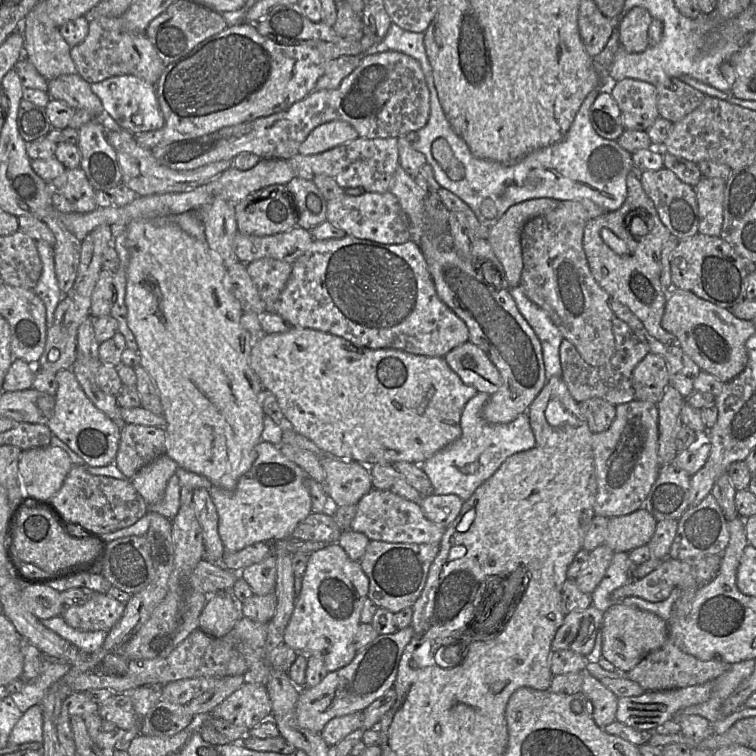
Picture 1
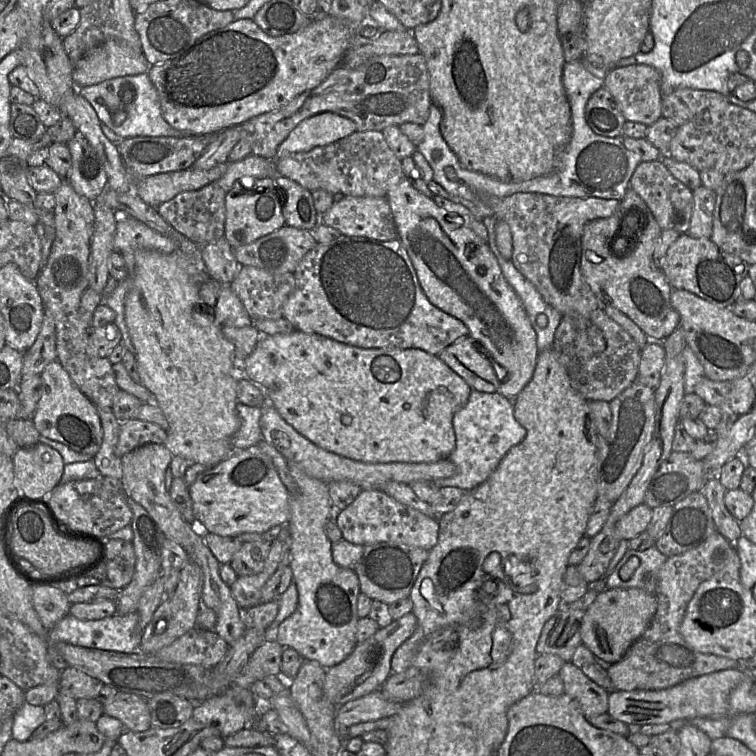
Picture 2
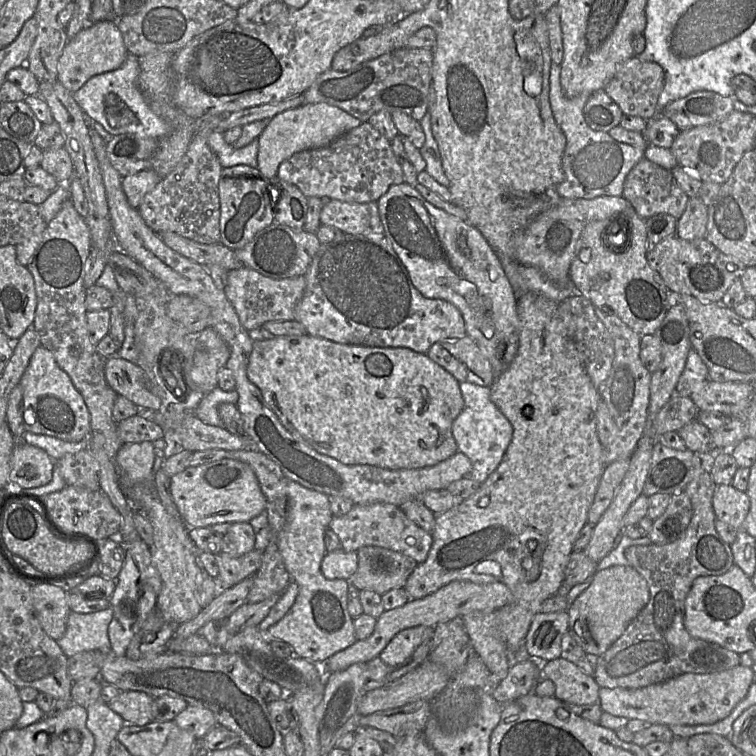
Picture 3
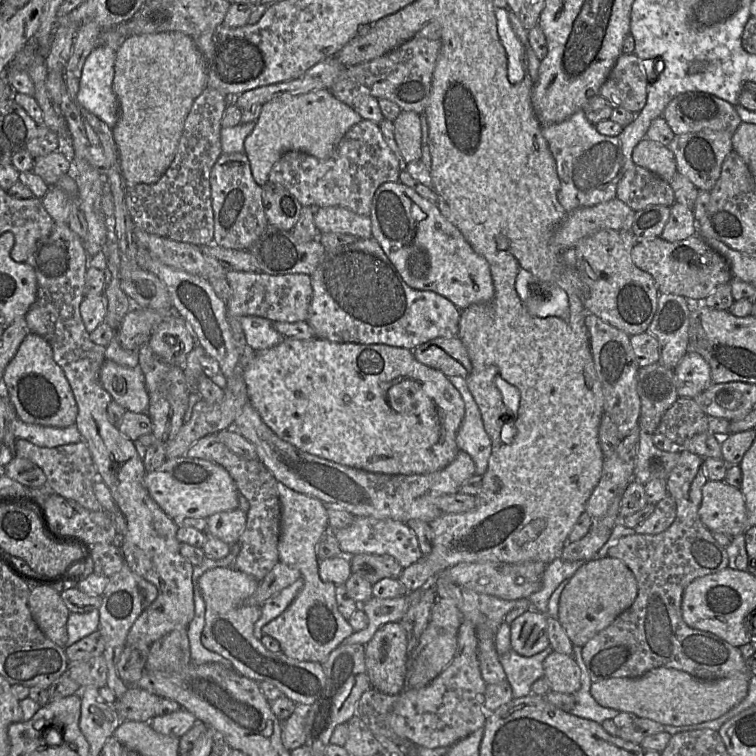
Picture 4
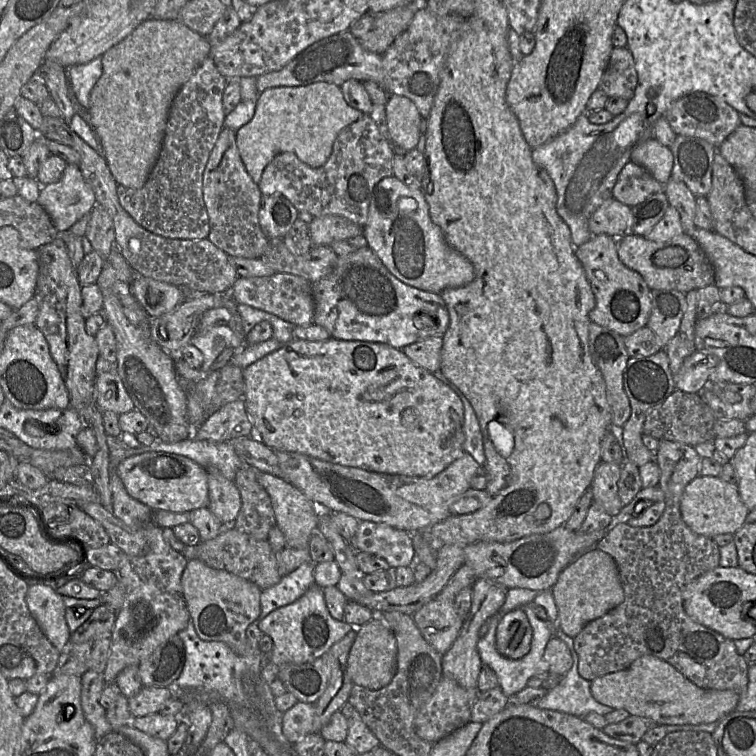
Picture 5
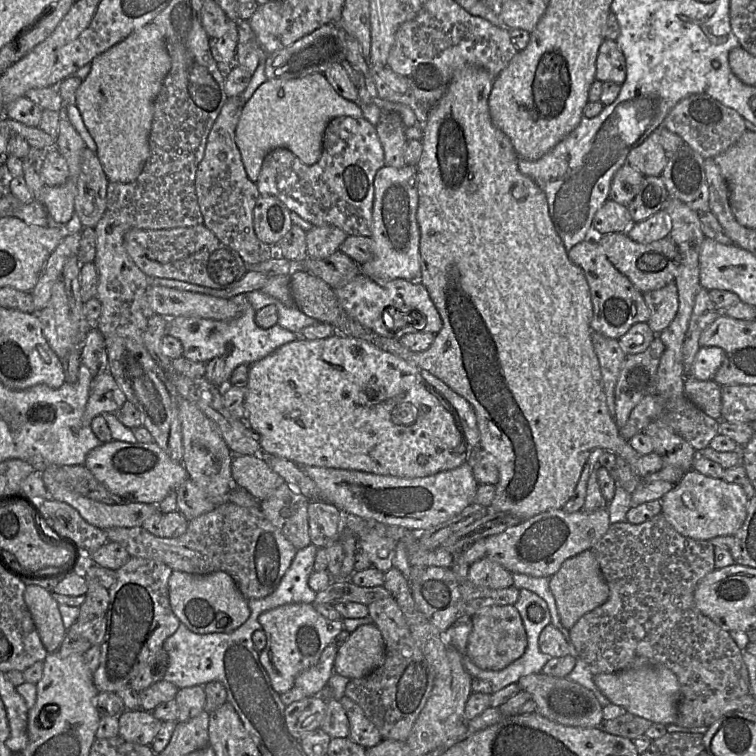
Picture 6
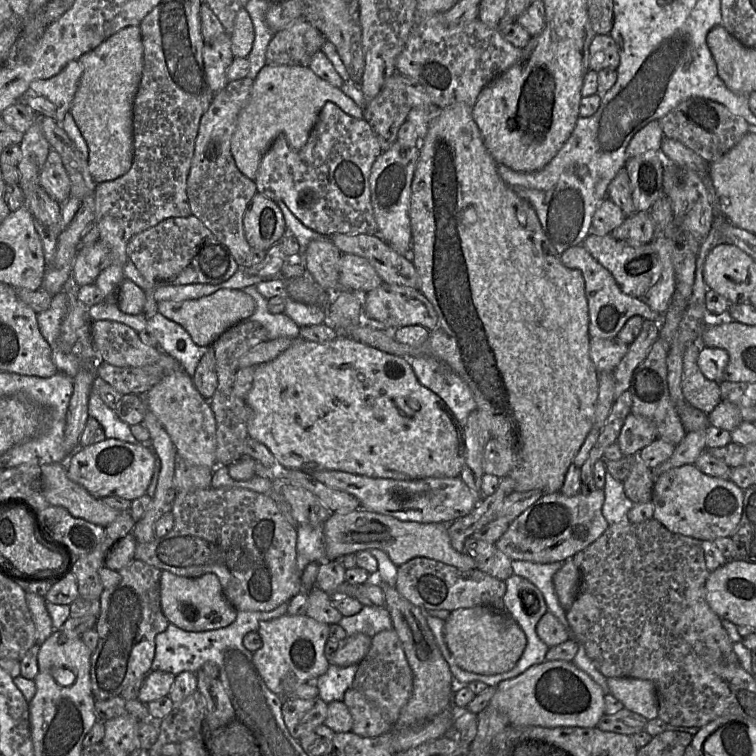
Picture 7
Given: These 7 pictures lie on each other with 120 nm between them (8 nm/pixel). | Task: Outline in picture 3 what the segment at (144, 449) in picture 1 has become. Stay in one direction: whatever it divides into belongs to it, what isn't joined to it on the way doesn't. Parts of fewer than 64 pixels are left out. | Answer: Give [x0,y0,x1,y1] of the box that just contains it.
[117,414,164,444]

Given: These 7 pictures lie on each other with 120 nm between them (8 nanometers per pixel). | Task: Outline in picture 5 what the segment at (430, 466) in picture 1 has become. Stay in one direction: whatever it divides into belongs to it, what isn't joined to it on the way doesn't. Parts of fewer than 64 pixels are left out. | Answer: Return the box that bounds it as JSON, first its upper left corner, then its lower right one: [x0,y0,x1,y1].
[432,372,486,466]

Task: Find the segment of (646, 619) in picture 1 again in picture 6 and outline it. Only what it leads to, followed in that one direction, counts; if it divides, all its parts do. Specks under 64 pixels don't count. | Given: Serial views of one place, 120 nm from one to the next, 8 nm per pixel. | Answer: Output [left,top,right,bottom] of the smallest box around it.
[549,550,609,630]

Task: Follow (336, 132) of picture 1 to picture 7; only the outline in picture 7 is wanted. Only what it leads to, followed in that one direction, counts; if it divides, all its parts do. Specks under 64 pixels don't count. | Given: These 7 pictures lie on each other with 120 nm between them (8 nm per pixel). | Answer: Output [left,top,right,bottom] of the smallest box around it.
[231,63,364,181]

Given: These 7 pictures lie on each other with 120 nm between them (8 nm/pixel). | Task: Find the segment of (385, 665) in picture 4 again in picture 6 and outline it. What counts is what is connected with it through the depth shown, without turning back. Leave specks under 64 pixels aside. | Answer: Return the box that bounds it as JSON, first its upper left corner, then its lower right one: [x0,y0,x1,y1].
[334,625,384,680]

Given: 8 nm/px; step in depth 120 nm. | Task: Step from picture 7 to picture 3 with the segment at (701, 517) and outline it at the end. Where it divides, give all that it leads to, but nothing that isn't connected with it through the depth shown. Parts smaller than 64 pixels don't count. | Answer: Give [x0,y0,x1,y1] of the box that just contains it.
[712,484,750,530]

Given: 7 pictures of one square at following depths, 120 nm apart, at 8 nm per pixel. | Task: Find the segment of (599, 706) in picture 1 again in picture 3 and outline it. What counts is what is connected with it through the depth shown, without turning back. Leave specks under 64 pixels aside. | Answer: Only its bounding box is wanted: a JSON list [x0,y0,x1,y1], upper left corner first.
[541,657,600,704]

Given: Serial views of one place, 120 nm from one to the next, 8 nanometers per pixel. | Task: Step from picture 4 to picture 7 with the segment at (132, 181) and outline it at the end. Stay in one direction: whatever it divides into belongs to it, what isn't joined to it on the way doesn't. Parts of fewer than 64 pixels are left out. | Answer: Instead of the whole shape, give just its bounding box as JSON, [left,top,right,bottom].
[70,25,143,184]

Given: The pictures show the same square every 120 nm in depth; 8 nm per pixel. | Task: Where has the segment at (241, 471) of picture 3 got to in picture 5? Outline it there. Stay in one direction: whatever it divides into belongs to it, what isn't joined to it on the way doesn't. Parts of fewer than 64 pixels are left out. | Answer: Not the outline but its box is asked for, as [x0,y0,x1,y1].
[117,450,208,513]

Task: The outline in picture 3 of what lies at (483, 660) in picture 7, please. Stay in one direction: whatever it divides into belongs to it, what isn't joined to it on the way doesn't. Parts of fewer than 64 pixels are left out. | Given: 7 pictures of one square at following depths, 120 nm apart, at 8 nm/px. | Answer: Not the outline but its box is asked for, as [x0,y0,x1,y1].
[524,611,569,662]

